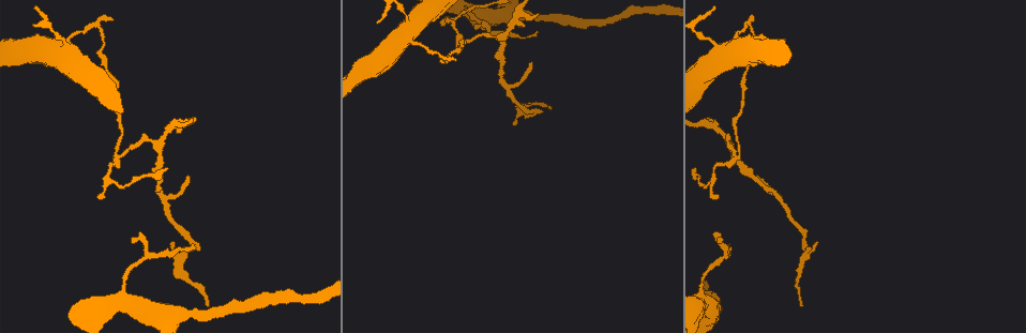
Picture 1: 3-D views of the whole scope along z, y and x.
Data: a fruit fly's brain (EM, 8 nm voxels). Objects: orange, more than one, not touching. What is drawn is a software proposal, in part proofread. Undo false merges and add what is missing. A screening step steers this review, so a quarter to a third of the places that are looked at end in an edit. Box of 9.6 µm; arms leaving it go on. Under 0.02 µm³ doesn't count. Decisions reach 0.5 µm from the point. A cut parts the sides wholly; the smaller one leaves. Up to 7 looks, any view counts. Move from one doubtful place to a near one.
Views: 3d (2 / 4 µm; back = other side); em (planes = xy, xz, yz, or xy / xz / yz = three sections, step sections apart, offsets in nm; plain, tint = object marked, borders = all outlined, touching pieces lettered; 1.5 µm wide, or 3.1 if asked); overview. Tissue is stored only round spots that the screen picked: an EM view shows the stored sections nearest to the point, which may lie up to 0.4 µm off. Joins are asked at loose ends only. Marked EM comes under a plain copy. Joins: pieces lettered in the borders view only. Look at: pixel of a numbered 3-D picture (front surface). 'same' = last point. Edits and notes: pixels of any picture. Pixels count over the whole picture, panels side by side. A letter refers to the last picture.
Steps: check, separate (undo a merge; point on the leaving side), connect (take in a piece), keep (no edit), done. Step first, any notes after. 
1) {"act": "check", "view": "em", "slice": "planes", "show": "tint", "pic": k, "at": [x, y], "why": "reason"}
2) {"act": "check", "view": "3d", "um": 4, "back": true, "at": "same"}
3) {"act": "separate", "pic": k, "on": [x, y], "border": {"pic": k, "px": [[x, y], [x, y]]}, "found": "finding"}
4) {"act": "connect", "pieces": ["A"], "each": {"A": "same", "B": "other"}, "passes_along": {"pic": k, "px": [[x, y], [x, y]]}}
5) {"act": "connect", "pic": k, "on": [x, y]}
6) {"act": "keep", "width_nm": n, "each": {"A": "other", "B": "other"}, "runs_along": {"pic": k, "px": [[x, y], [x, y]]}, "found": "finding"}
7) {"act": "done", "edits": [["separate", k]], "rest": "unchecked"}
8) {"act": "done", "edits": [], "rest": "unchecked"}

{"act": "check", "view": "em", "slice": "planes", "show": "tint", "pic": 1, "at": [115, 153], "why": "thin neck"}

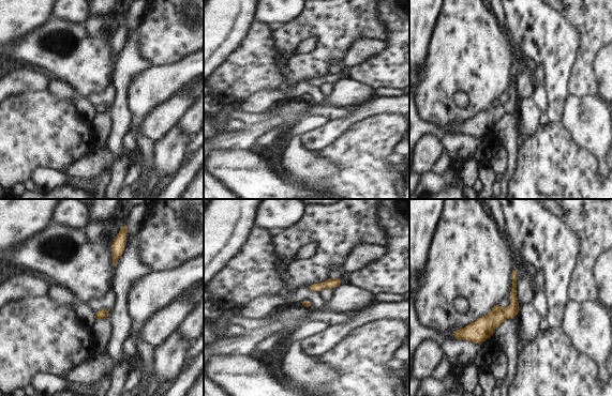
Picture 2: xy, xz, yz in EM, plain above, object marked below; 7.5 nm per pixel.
{"act": "check", "view": "em", "slice": "planes", "show": "borders", "at": "same", "why": "see the neighbours"}

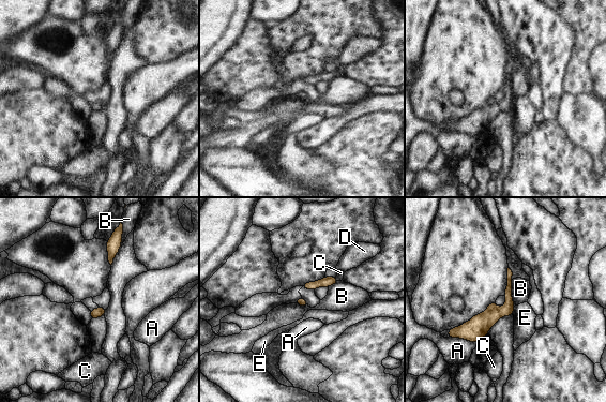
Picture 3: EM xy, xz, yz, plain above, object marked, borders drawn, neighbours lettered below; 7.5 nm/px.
{"act": "separate", "pic": 3, "on": [491, 307], "each": {"A": "other", "B": "other", "C": "other", "D": "other", "E": "other"}, "border": {"pic": 3, "px": [[498, 308], [486, 311]]}, "found": "a second neuron is stuck on"}

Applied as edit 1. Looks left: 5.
{"act": "check", "view": "overview"}

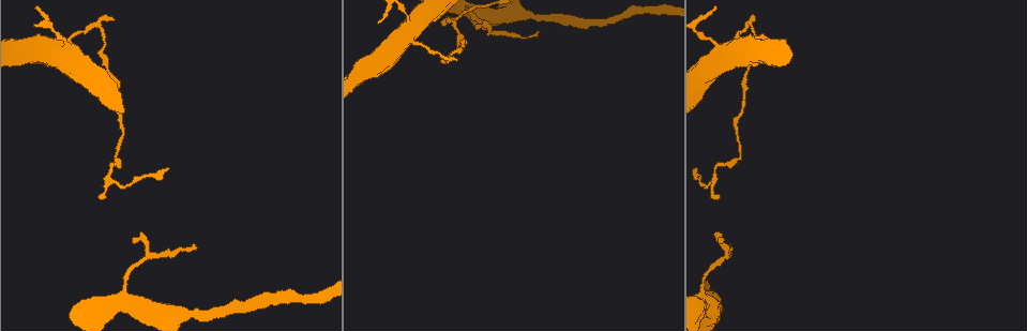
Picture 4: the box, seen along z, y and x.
{"act": "check", "view": "3d", "um": 2, "pic": 4, "at": [716, 7]}

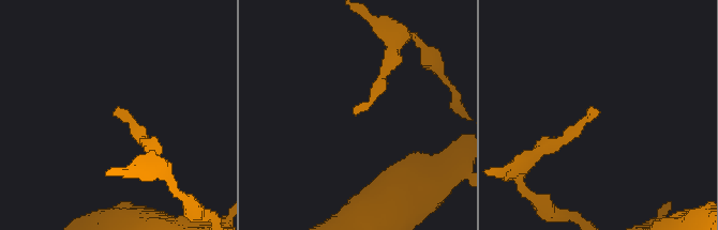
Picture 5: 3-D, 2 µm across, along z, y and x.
{"act": "check", "view": "em", "slice": "yz", "step": 4, "show": "borders", "pic": 5, "at": [355, 115]}

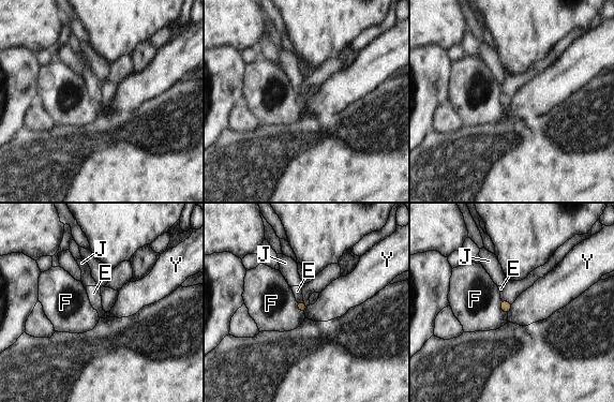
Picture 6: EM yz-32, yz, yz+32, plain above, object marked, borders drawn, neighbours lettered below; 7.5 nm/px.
{"act": "check", "view": "em", "slice": "planes", "show": "borders", "at": "same"}

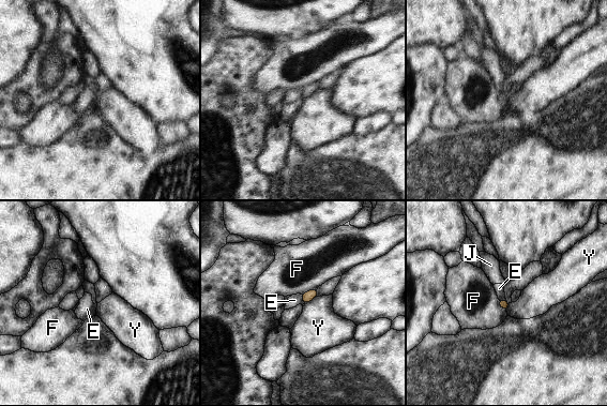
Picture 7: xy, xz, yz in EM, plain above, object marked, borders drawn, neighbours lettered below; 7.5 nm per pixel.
{"act": "keep", "width_nm": 70, "each": {"E": "other", "F": "other", "J": "other", "Y": "other"}, "border": {"pic": 7, "px": [[301, 295], [303, 303]]}, "found": "none of them fits"}

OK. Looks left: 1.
{"act": "done", "edits": [["separate", 3]], "rest": "unchecked"}

